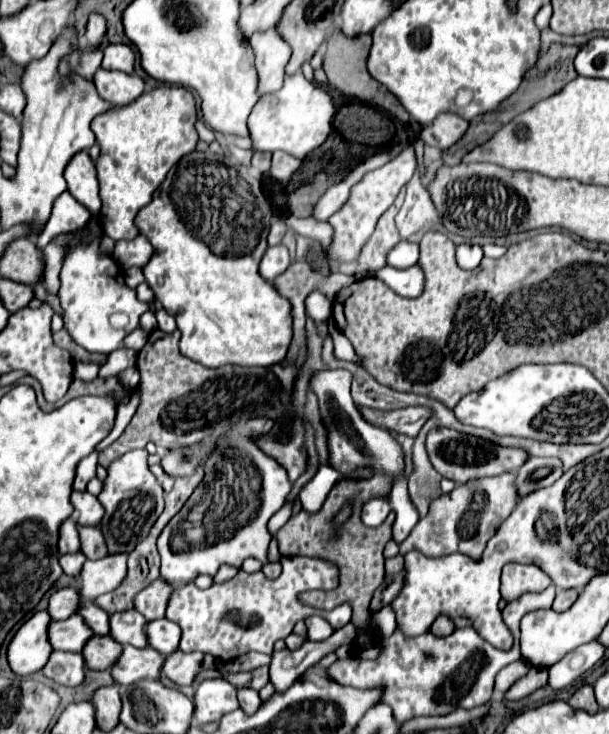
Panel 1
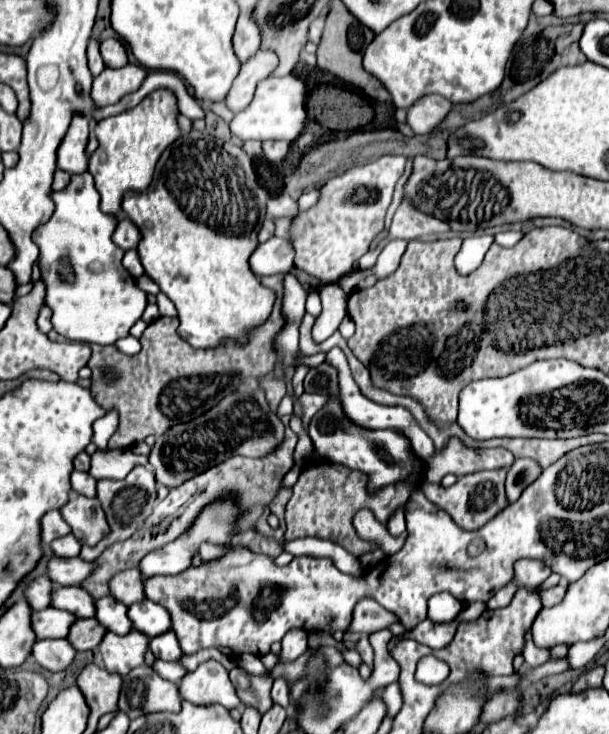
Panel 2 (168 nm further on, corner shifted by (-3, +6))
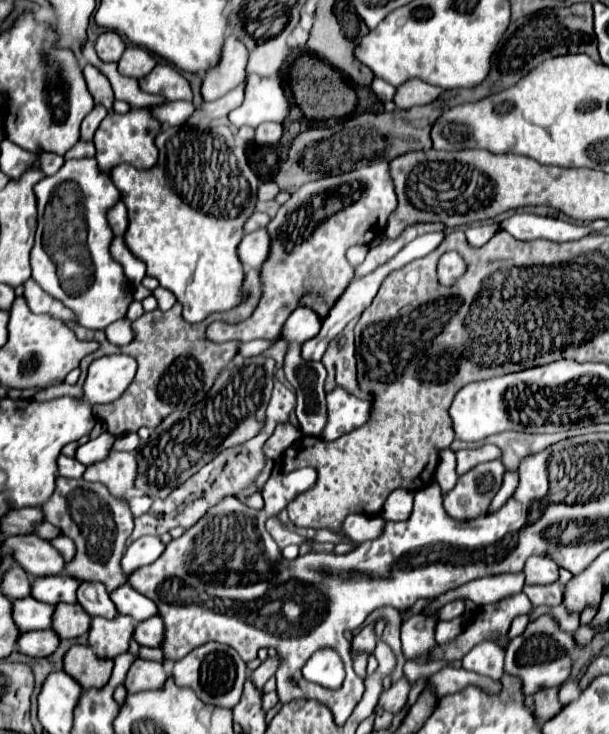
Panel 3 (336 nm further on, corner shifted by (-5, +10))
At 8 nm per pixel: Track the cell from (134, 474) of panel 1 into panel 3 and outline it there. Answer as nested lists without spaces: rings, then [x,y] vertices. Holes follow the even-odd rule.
[[[111,451],[111,457],[87,467],[83,479],[99,481],[107,485],[107,489],[115,495],[125,499],[125,491],[133,487],[135,481],[137,461],[133,453],[127,451]]]

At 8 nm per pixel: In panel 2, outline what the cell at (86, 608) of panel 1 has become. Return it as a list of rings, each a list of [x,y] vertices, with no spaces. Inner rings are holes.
[[[59,587],[53,591],[51,605],[57,609],[65,609],[75,617],[95,617],[95,599],[83,587]]]

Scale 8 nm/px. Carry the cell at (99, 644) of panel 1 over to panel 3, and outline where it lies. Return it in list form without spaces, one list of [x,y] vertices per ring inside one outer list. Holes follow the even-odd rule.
[[[55,605],[55,613],[51,617],[51,629],[61,637],[61,639],[73,639],[89,631],[91,617],[83,611],[81,605]]]

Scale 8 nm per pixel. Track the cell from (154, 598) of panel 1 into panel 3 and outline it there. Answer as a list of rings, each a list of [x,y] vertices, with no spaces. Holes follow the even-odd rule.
[[[57,477],[55,493],[41,505],[45,521],[59,527],[61,533],[73,539],[77,553],[71,563],[67,563],[67,575],[79,581],[101,581],[107,591],[117,589],[127,583],[121,569],[121,557],[125,553],[125,541],[133,531],[133,515],[127,501],[111,497],[109,489],[99,483],[89,483],[85,479],[65,479]]]

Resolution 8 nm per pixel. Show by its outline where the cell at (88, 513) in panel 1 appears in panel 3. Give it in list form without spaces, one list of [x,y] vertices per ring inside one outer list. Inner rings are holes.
[[[59,455],[59,459],[57,459],[57,471],[59,471],[61,477],[81,479],[85,469],[87,469],[87,467],[81,465],[77,459],[71,459],[71,457],[65,457],[65,455]]]

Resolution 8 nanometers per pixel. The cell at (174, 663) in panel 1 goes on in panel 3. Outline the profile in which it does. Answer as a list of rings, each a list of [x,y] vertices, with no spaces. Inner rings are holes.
[[[159,615],[137,623],[133,639],[145,647],[159,647],[163,641],[163,621],[159,619]]]

